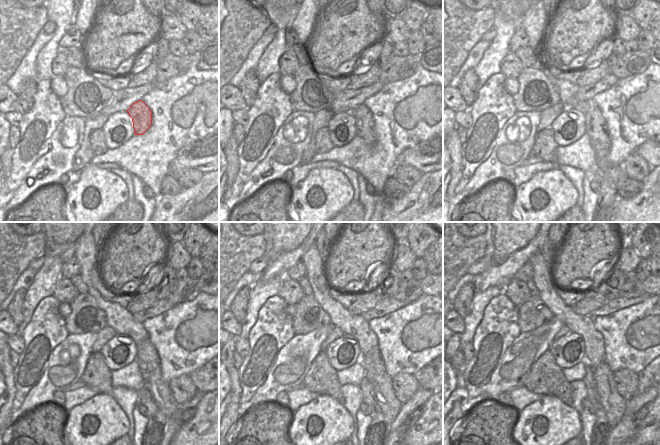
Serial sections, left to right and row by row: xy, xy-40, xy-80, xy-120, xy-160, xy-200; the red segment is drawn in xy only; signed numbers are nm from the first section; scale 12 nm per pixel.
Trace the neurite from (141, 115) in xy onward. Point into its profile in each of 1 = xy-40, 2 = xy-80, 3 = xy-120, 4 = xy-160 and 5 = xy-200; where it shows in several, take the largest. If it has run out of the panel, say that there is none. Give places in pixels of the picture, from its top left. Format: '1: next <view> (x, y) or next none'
1: next xy-40 (364, 117)
2: next xy-80 (595, 127)
3: next xy-120 (147, 356)
4: next xy-160 (375, 372)
5: next xy-200 (614, 405)

